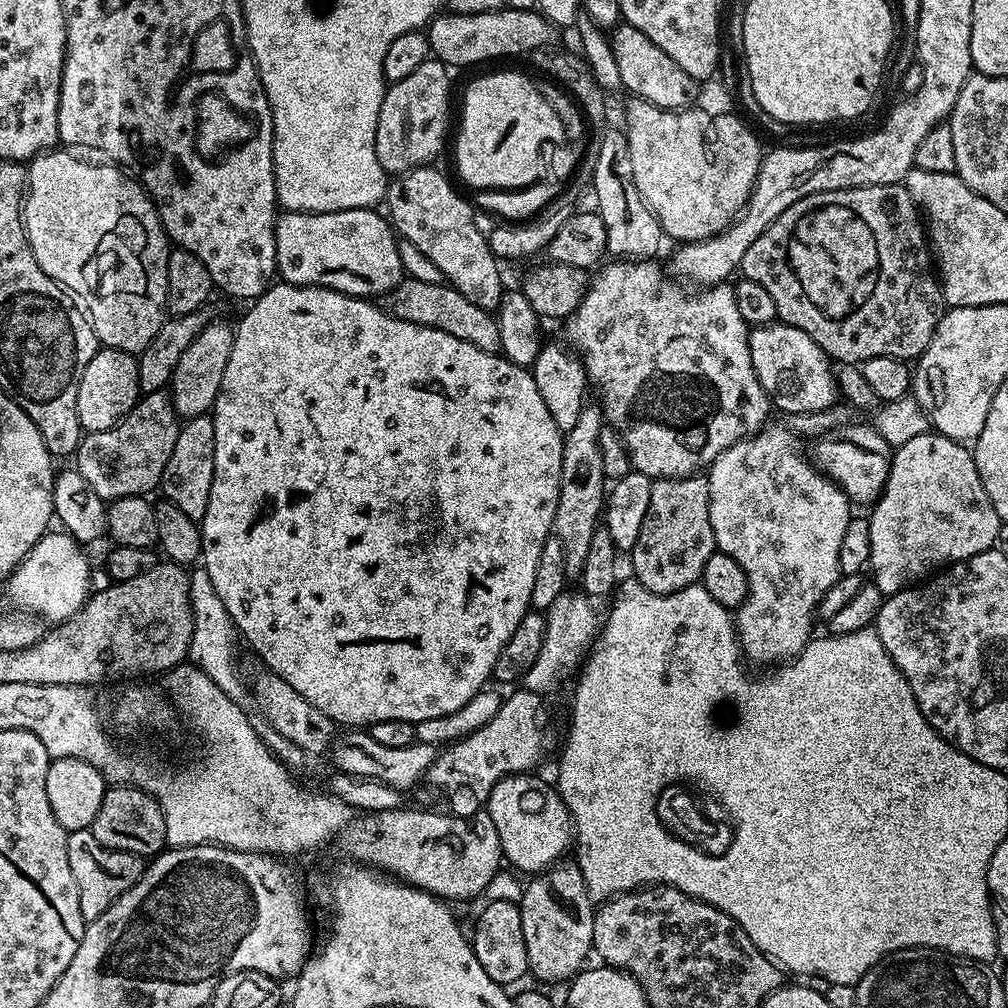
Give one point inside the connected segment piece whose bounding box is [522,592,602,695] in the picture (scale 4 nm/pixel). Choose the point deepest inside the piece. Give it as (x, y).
(573, 624)

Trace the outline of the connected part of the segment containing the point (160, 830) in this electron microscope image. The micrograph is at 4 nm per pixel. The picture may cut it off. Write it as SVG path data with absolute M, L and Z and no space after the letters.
M112 786L102 798L102 806L98 810L98 818L92 823L92 833L98 842L107 848L133 852L141 858L152 858L165 851L166 818L159 800L142 788L135 786Z

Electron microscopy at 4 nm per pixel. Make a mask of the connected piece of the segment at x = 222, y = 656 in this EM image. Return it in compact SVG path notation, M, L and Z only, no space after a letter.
M193 567L188 581L190 582L190 606L192 607L192 637L190 638L188 660L200 668L202 674L206 674L210 682L214 682L218 690L222 690L222 694L226 694L237 702L243 701L244 692L246 696L246 680L244 684L243 678L240 677L240 668L236 665L236 640L238 644L236 625L233 624L226 606L222 606L222 598L218 598L218 590L214 590L214 582L210 582L210 574L206 574L204 567Z

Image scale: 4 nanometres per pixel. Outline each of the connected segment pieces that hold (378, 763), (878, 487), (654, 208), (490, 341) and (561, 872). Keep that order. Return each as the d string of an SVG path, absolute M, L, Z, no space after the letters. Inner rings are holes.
M348 730L335 741L330 757L337 764L339 771L345 776L358 778L374 778L391 788L407 790L415 786L419 780L427 777L430 766L436 761L438 748L434 745L414 743L410 746L381 746L374 742L371 731Z
M871 423L851 424L817 435L812 444L811 459L825 476L831 478L848 495L853 505L871 505L879 500L892 465L890 446Z
M632 98L629 101L623 127L630 146L630 166L634 166L634 186L638 186L638 194L642 194L646 206L656 215L661 233L680 244L693 244L730 227L743 212L760 173L759 138L736 114L715 117L697 106L665 110L645 100Z
M405 278L393 292L388 293L386 310L392 316L397 316L399 320L414 322L418 326L430 326L434 330L442 330L446 334L454 334L454 338L458 338L462 342L470 342L470 346L478 346L478 350L500 352L497 317L487 308L474 306L474 302L470 302L470 298L458 294L458 290L447 282L435 284Z
M557 862L533 875L529 879L532 881L523 885L523 896L519 902L531 975L552 984L559 980L571 981L585 967L584 959L592 952L594 938L594 901L588 896L580 865L564 863Z

